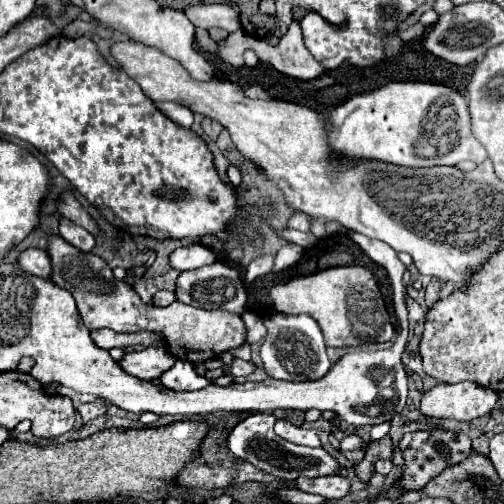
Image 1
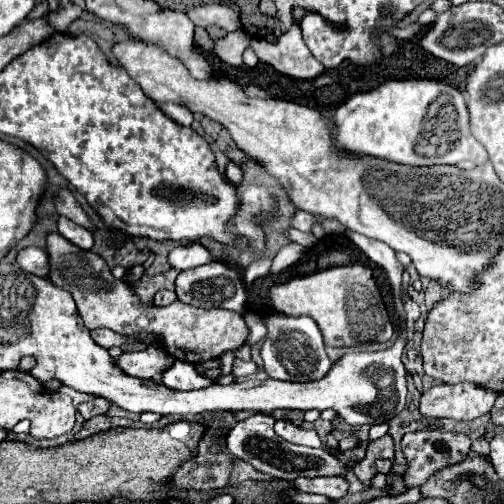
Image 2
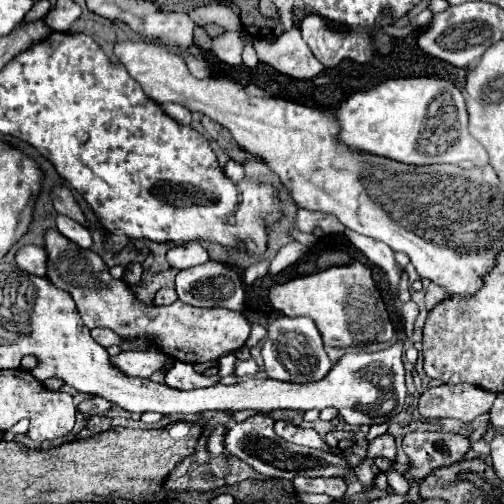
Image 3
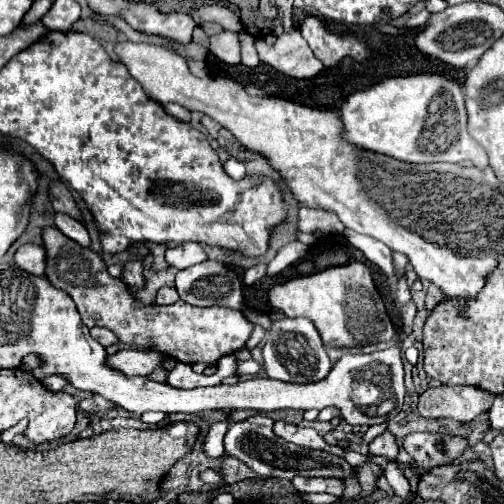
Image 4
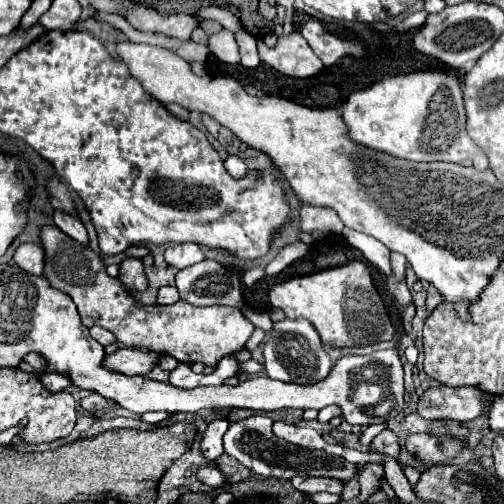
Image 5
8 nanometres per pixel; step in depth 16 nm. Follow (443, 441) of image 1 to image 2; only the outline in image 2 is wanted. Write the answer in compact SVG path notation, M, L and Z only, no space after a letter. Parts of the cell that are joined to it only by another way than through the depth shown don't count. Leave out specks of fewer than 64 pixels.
M428 430L428 432L410 432L402 438L402 450L408 458L408 468L404 472L404 480L408 488L416 486L420 488L432 474L438 470L458 464L460 460L466 458L470 452L470 438L464 434L454 434L454 432L442 432L442 430Z

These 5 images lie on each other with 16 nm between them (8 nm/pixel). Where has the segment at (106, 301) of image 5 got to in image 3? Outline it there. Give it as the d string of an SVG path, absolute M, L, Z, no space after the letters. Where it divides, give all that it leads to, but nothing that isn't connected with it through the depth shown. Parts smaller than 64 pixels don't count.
M46 230L44 232L44 242L46 242L46 254L48 254L48 274L46 274L46 278L56 288L66 290L74 298L76 308L78 308L78 312L84 320L84 326L88 326L88 328L98 328L98 326L110 328L122 340L138 340L138 344L142 344L146 348L160 348L160 352L172 356L180 362L188 362L188 364L218 362L220 356L240 350L250 336L252 328L250 328L250 324L248 324L248 320L242 312L228 310L228 308L196 308L196 306L190 306L182 300L176 300L170 306L142 304L138 298L134 298L128 284L122 284L124 280L116 280L116 278L110 276L108 266L104 264L104 260L96 252L80 248L78 244L74 244L66 236L62 236L58 230Z

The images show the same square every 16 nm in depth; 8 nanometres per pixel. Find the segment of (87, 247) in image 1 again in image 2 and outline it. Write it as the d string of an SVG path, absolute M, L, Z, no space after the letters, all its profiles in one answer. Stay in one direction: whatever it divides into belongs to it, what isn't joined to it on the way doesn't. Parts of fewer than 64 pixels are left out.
M58 216L58 232L60 232L66 240L70 240L72 244L76 244L78 248L90 250L90 248L92 248L92 244L94 244L92 234L90 234L86 228L78 226L76 222L68 220L66 216Z

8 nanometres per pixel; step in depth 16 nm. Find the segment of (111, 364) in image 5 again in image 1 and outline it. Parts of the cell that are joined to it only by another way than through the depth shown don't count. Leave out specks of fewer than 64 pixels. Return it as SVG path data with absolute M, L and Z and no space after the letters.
M148 346L144 350L138 350L138 352L126 352L118 366L130 374L130 376L136 376L140 380L152 380L156 376L160 376L164 370L172 368L174 364L174 358L168 354L166 348L154 348L154 346Z

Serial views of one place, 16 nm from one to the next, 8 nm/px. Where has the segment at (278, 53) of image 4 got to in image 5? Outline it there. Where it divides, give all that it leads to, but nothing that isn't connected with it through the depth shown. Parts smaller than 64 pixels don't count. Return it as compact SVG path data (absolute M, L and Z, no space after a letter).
M298 32L280 36L274 48L264 50L264 42L258 42L258 50L262 62L292 78L310 78L322 70L320 58Z

